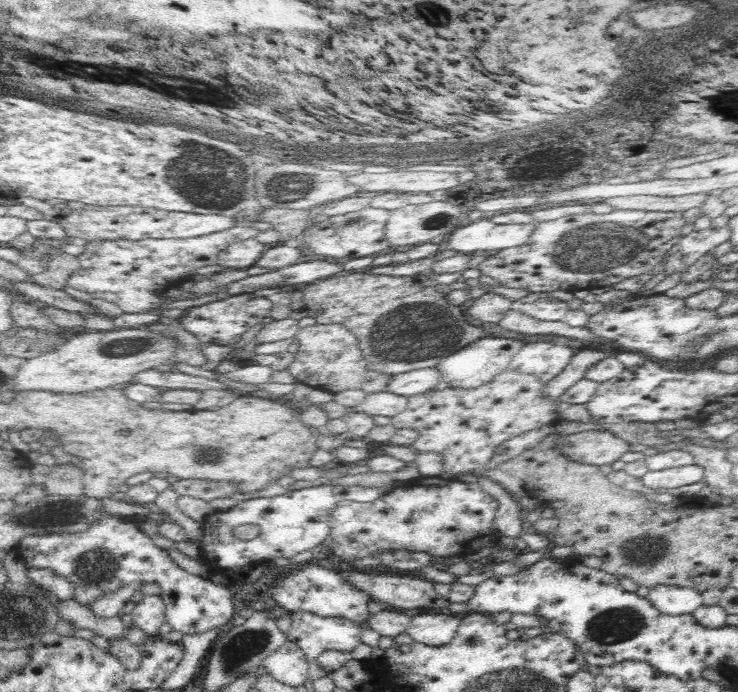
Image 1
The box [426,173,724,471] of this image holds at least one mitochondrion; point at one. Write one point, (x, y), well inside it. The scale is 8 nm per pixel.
(593, 248)

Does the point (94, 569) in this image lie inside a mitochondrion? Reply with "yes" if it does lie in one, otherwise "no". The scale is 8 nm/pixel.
yes

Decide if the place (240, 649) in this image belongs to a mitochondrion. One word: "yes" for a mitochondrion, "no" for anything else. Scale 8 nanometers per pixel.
yes

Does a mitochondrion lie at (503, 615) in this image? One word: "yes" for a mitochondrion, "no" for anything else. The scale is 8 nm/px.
no

